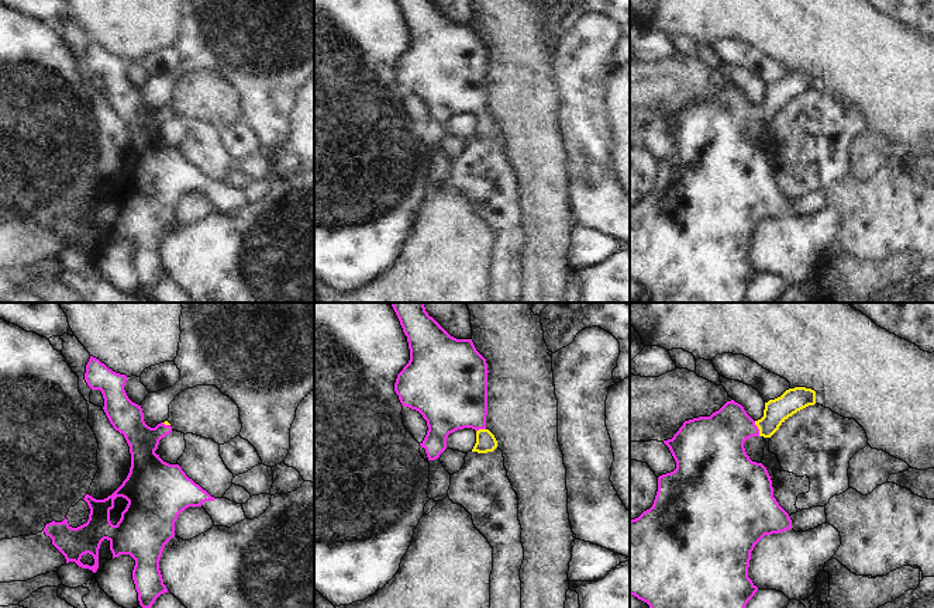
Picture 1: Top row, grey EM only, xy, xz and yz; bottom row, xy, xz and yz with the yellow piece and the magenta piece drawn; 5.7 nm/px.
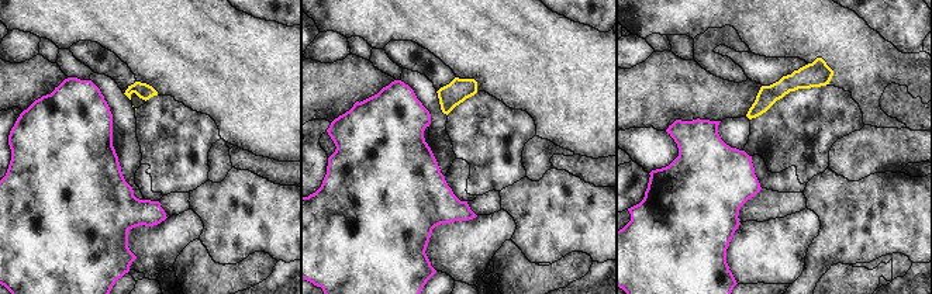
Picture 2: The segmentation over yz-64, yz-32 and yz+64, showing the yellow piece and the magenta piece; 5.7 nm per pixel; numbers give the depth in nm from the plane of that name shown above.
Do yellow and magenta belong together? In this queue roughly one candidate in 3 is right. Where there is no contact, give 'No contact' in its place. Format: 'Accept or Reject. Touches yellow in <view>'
Accept. Touches yellow in yz

